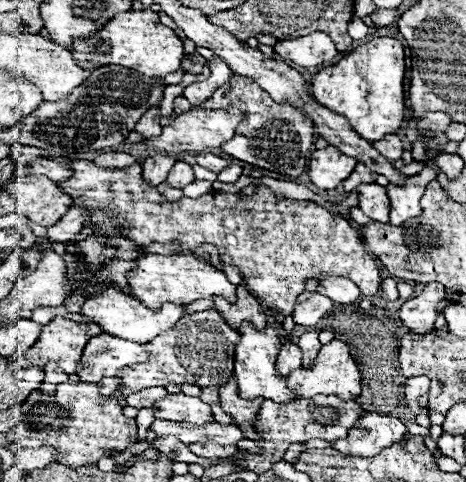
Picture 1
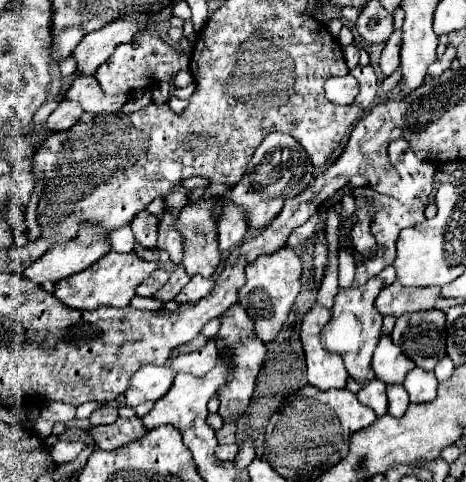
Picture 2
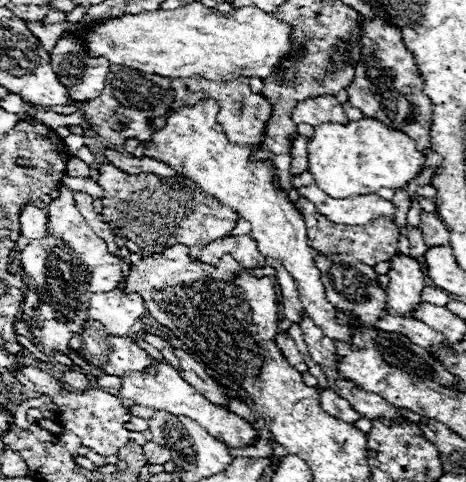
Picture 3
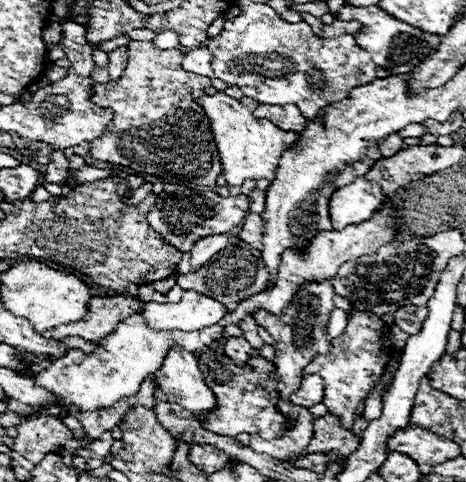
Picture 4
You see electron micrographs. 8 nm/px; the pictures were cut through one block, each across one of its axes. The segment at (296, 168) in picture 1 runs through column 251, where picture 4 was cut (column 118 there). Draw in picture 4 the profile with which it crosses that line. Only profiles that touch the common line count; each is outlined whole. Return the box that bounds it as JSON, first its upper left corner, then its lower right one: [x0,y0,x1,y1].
[92,40,222,184]

